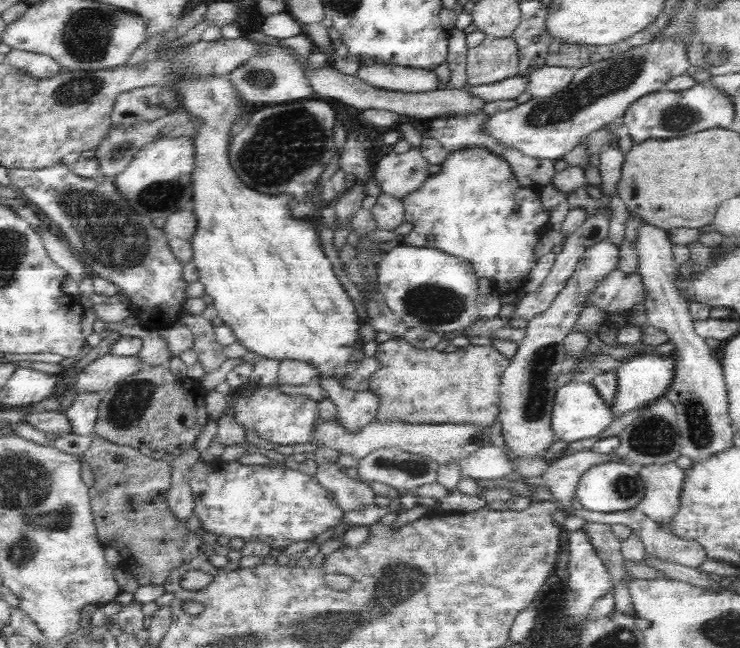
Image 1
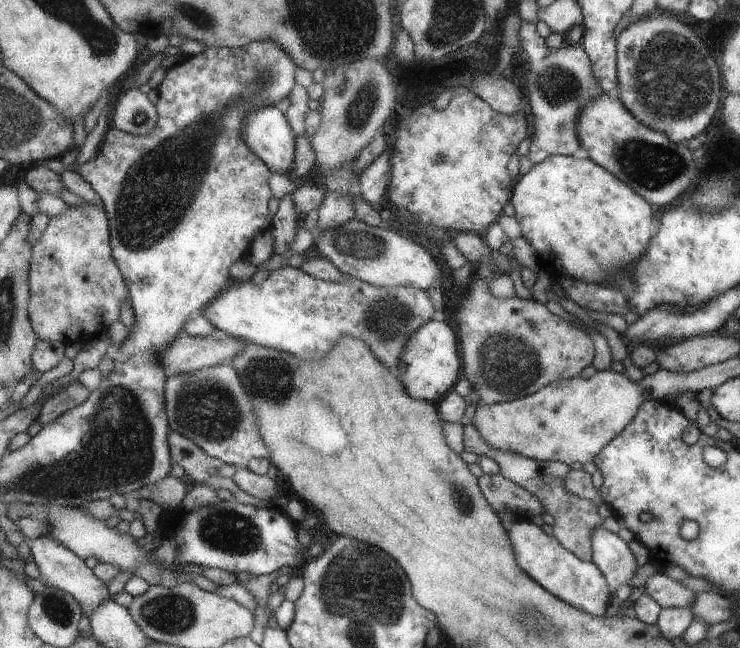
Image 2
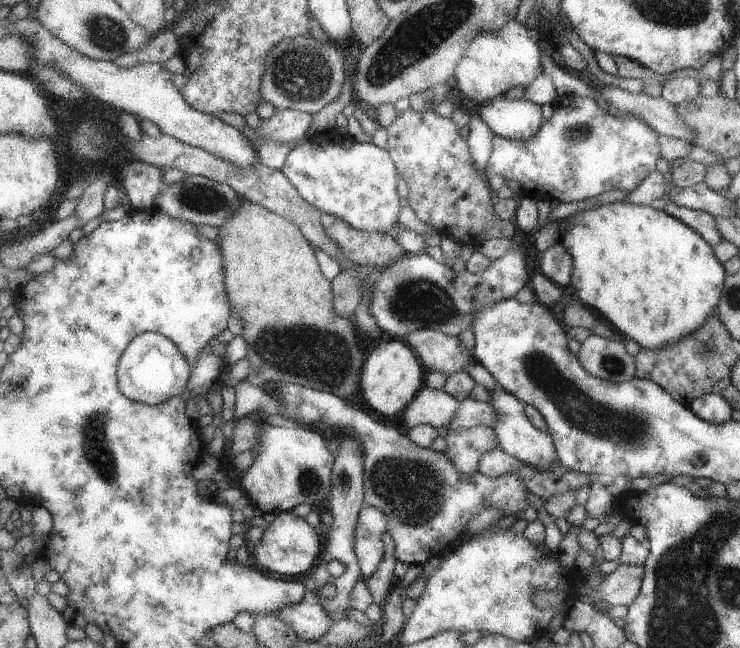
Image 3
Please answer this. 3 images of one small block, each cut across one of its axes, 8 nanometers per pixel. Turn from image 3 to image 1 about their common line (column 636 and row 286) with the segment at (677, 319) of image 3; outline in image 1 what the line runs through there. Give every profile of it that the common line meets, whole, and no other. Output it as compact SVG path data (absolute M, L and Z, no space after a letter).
M210 77L207 81L202 79L194 79L193 81L180 81L176 86L179 87L179 95L182 96L184 108L197 116L201 123L195 128L196 157L198 157L197 166L193 176L193 206L192 209L198 219L198 226L195 235L192 237L191 245L193 248L193 262L198 268L199 280L205 286L205 294L208 294L213 300L213 305L217 310L218 320L220 324L228 325L234 333L234 338L247 351L258 355L258 360L268 361L275 366L282 362L306 362L310 364L317 372L316 378L334 378L337 382L344 382L348 376L356 372L358 366L366 360L363 353L363 343L360 343L360 327L363 321L358 317L356 307L346 289L342 286L340 280L334 274L332 263L326 257L320 244L320 237L316 234L316 230L312 228L310 223L304 219L295 219L288 211L288 194L280 194L280 196L268 196L268 194L258 194L256 190L248 190L248 186L244 186L240 182L240 178L234 174L234 170L228 164L228 142L230 142L230 126L240 119L242 116L242 99L238 97L236 89L230 85L228 77Z

